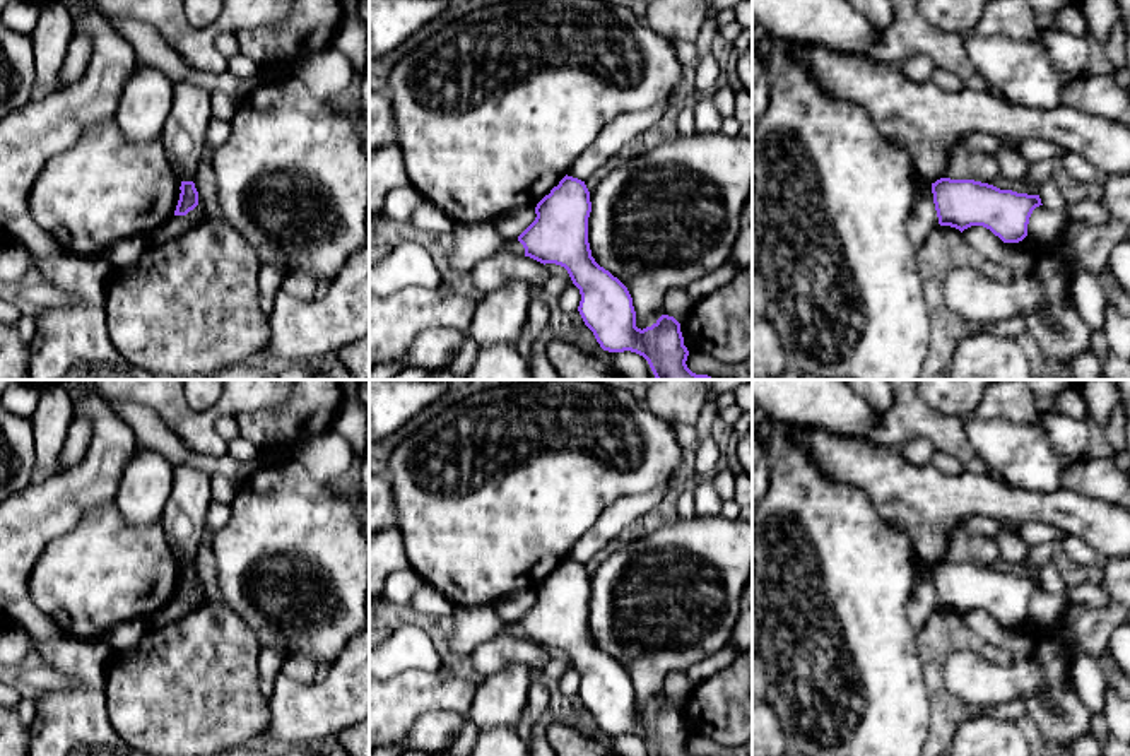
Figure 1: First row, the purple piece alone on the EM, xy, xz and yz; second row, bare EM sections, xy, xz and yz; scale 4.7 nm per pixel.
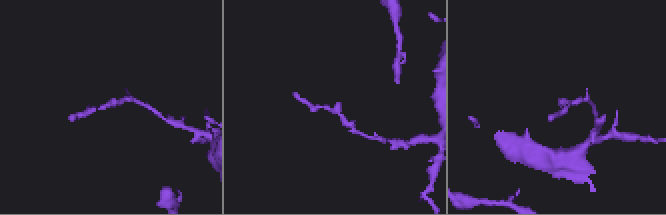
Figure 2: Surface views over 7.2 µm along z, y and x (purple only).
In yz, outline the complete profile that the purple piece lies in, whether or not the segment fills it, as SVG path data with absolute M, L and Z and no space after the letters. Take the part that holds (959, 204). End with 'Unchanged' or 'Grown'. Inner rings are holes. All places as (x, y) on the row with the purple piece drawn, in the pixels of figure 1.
M940 178L932 183L932 193L940 226L961 233L983 226L1003 243L1022 241L1033 210L1043 205L1039 195L1000 190L974 180Z. Unchanged

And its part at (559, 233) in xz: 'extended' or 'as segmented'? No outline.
as segmented

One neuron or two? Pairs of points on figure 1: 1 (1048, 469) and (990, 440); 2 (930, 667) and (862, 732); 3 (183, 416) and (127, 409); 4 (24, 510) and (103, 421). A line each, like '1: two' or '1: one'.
1: one
2: two
3: two
4: one

